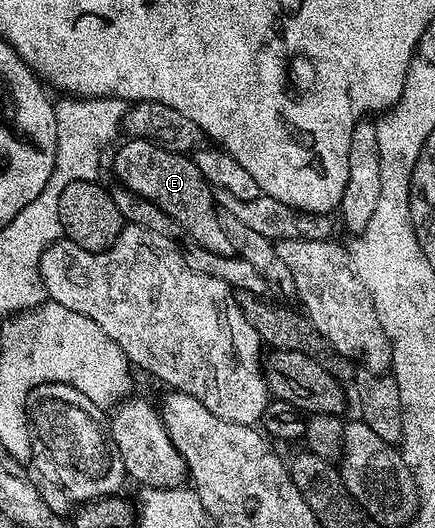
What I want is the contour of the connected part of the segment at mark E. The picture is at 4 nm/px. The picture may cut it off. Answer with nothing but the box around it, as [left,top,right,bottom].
[112,138,235,255]

